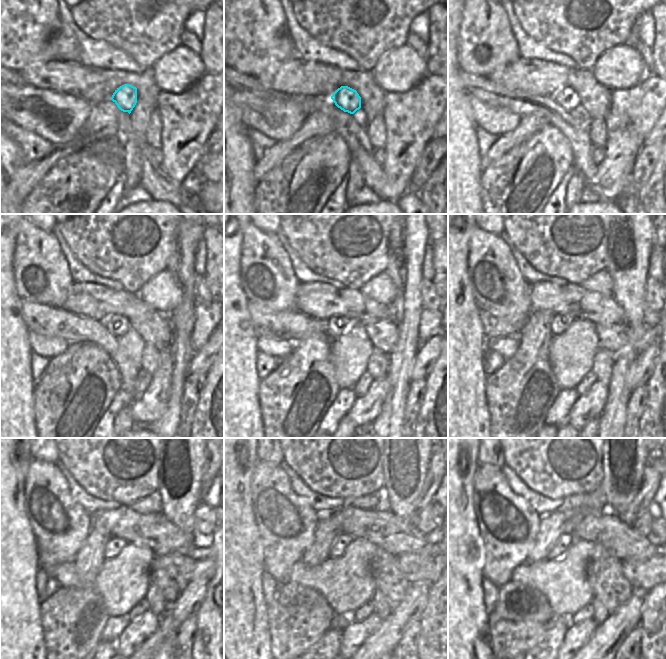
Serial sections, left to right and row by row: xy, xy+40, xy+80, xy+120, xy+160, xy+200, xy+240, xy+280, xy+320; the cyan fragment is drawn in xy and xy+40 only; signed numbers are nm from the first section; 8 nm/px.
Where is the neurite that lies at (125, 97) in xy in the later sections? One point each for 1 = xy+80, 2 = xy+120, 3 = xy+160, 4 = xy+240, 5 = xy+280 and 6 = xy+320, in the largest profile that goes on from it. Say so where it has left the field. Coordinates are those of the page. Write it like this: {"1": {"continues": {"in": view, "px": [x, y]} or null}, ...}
{"1": {"continues": {"in": "xy+80", "px": [567, 98]}}, "2": {"continues": {"in": "xy+120", "px": [117, 324]}}, "3": {"continues": {"in": "xy+160", "px": [336, 325]}}, "4": {"continues": {"in": "xy+240", "px": [114, 546]}}, "5": {"continues": {"in": "xy+280", "px": [342, 541]}}, "6": {"continues": {"in": "xy+320", "px": [565, 540]}}}

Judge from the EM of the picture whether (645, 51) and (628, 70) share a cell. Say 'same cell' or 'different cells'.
different cells

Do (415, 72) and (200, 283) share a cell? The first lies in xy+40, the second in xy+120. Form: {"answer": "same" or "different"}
{"answer": "different"}

